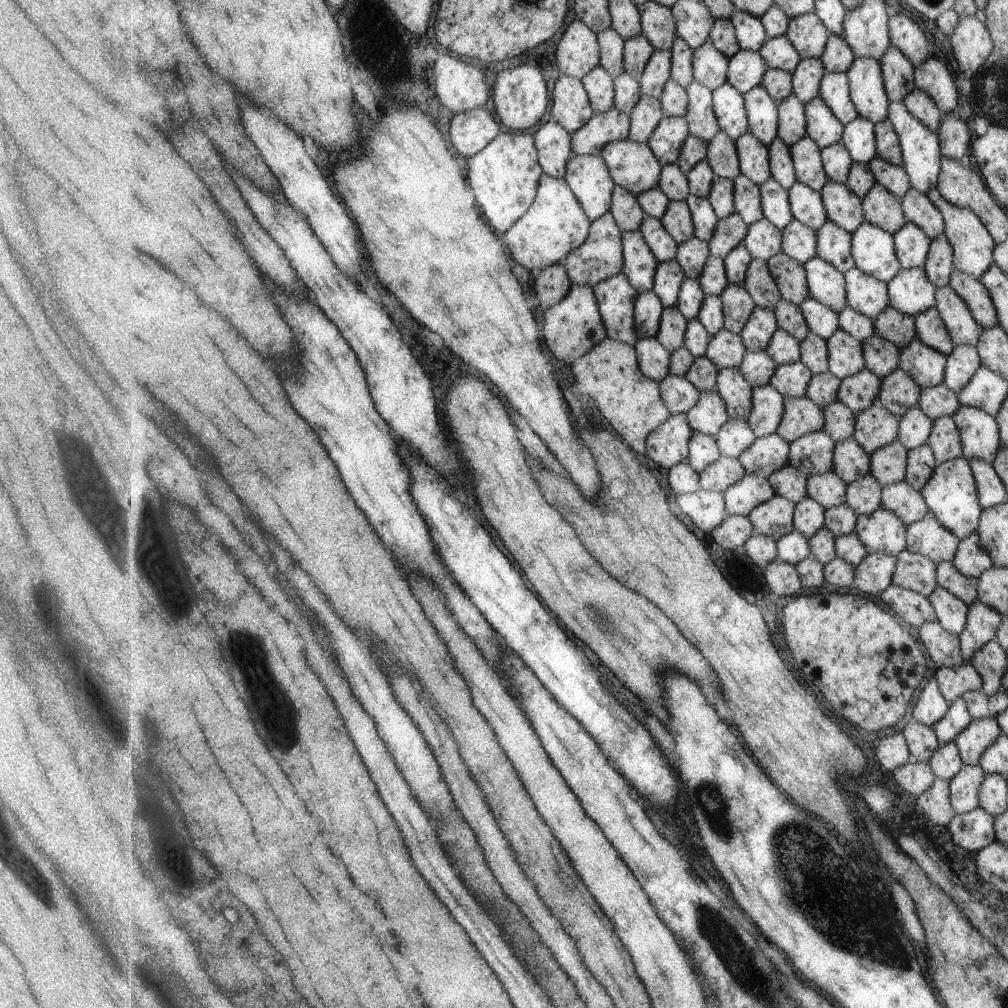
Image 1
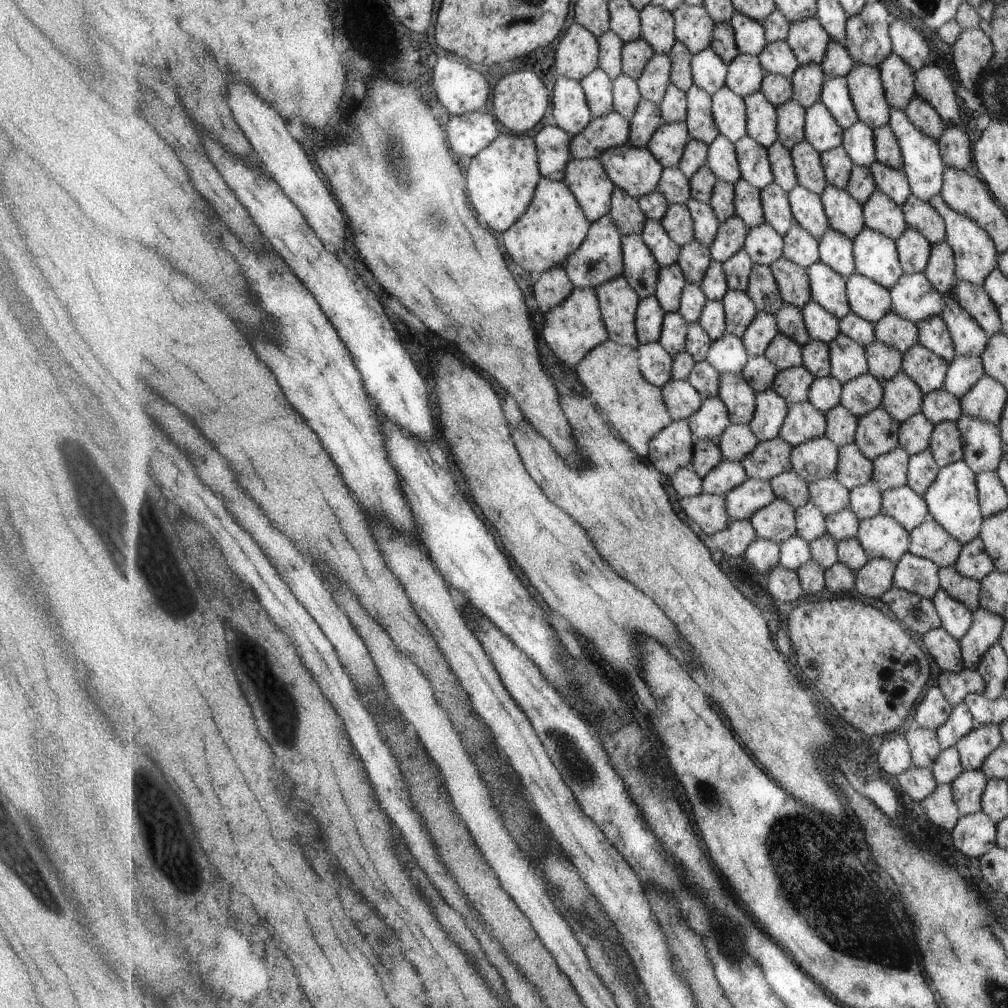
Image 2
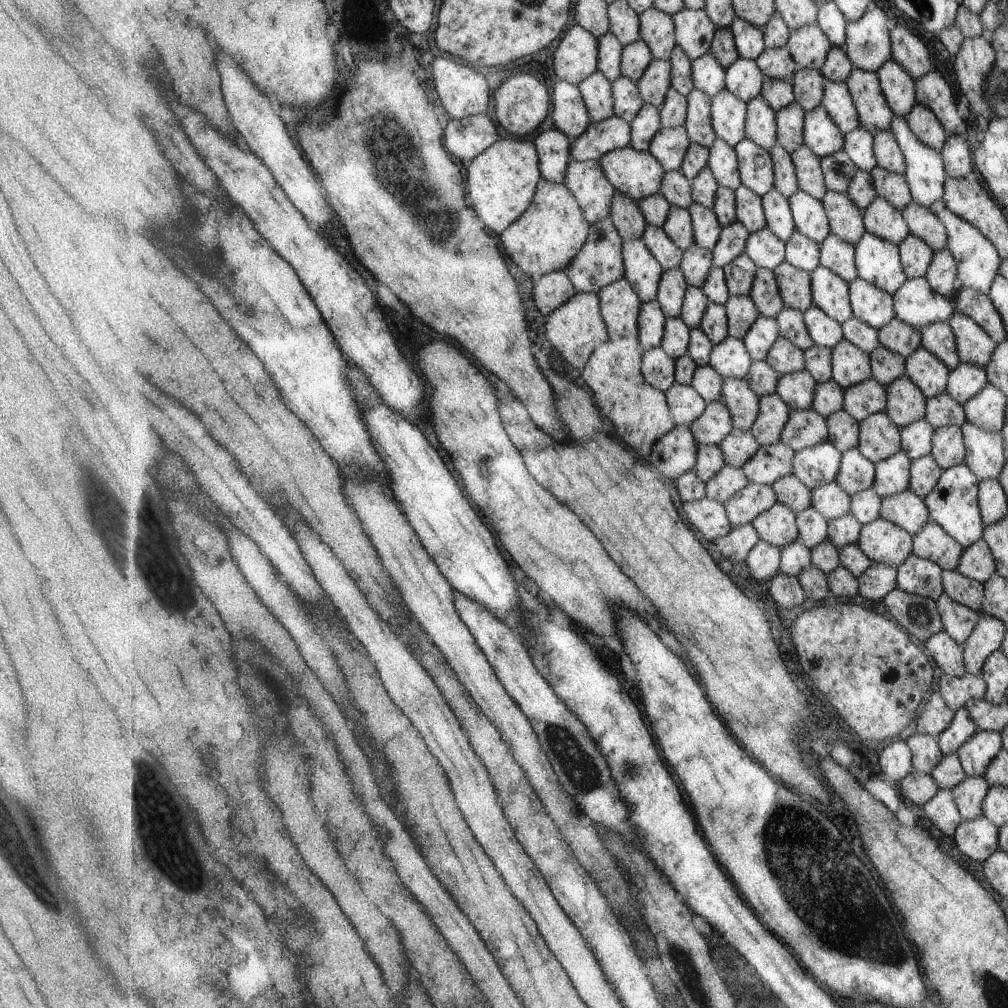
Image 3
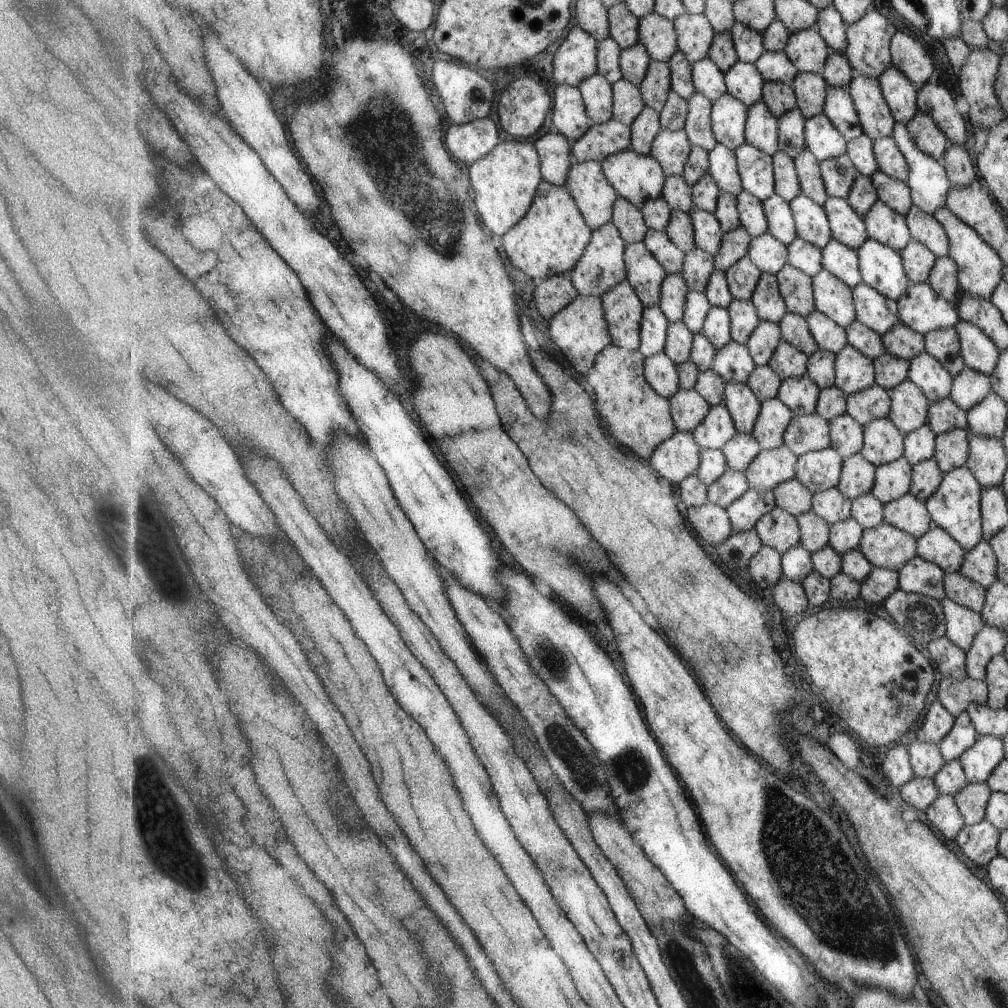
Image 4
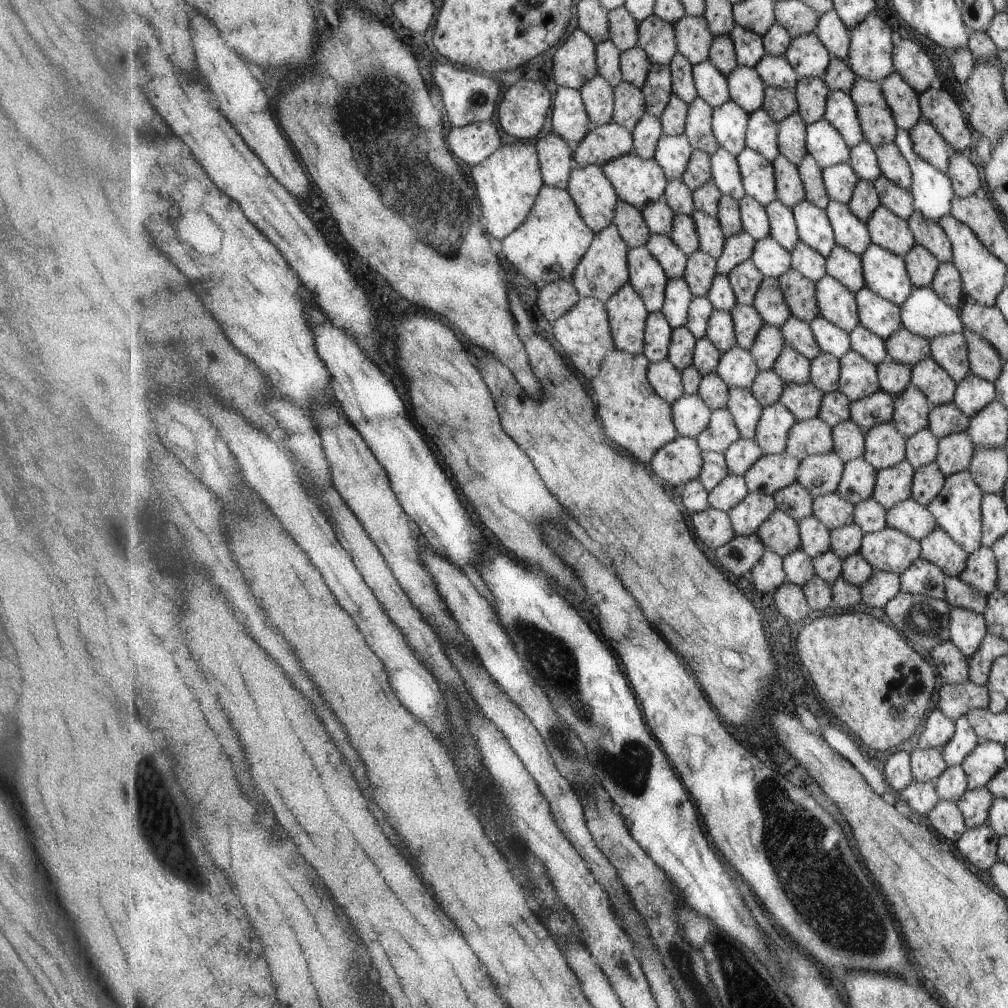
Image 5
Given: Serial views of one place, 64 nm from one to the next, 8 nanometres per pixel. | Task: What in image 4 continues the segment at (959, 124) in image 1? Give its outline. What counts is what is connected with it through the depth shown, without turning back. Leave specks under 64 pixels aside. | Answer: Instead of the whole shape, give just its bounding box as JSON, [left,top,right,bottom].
[943,145,977,189]

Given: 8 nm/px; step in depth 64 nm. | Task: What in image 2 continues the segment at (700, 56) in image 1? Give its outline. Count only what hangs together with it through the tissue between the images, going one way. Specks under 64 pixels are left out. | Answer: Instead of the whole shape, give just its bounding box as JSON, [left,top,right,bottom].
[692,48,729,96]

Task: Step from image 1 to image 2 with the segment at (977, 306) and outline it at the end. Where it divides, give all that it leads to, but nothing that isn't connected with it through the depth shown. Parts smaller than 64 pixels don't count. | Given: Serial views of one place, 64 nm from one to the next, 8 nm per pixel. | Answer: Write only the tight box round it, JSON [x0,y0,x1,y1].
[953,279,1002,337]

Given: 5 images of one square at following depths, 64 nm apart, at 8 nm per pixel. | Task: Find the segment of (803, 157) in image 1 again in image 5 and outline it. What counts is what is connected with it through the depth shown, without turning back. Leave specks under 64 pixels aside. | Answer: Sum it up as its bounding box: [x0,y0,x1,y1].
[798,153,831,210]

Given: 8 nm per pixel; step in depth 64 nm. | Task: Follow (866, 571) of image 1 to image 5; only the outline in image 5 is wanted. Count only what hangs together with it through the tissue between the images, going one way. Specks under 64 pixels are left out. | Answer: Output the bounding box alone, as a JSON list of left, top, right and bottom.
[860,570,902,608]

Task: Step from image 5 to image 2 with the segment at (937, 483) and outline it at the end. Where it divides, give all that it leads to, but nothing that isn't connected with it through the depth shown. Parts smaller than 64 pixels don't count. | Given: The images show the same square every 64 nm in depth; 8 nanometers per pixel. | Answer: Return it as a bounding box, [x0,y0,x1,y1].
[908,449,942,496]

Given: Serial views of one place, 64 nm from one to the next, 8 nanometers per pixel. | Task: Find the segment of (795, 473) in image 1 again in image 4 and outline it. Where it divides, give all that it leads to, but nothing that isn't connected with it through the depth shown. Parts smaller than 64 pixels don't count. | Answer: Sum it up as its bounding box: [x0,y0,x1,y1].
[774,477,814,517]

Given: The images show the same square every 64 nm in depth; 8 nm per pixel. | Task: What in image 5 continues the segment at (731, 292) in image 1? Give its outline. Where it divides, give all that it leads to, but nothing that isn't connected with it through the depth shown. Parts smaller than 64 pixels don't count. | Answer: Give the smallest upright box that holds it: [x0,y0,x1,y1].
[732,302,765,350]

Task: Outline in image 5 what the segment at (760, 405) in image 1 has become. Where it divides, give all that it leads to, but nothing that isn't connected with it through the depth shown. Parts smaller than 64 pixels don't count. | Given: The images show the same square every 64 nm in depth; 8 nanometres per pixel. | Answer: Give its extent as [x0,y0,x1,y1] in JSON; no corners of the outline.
[756,401,798,454]

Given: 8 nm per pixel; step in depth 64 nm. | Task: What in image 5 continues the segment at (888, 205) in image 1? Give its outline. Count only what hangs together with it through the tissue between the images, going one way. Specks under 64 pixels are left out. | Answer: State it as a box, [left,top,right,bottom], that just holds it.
[867,205,917,258]

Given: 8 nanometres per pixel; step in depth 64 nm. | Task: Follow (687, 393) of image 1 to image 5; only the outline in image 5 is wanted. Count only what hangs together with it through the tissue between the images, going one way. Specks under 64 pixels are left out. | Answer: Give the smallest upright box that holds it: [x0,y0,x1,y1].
[673,393,713,438]

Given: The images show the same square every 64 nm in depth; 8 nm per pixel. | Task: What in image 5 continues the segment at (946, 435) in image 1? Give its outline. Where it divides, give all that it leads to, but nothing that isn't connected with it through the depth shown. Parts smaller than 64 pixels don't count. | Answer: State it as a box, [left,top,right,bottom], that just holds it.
[936,431,976,475]

